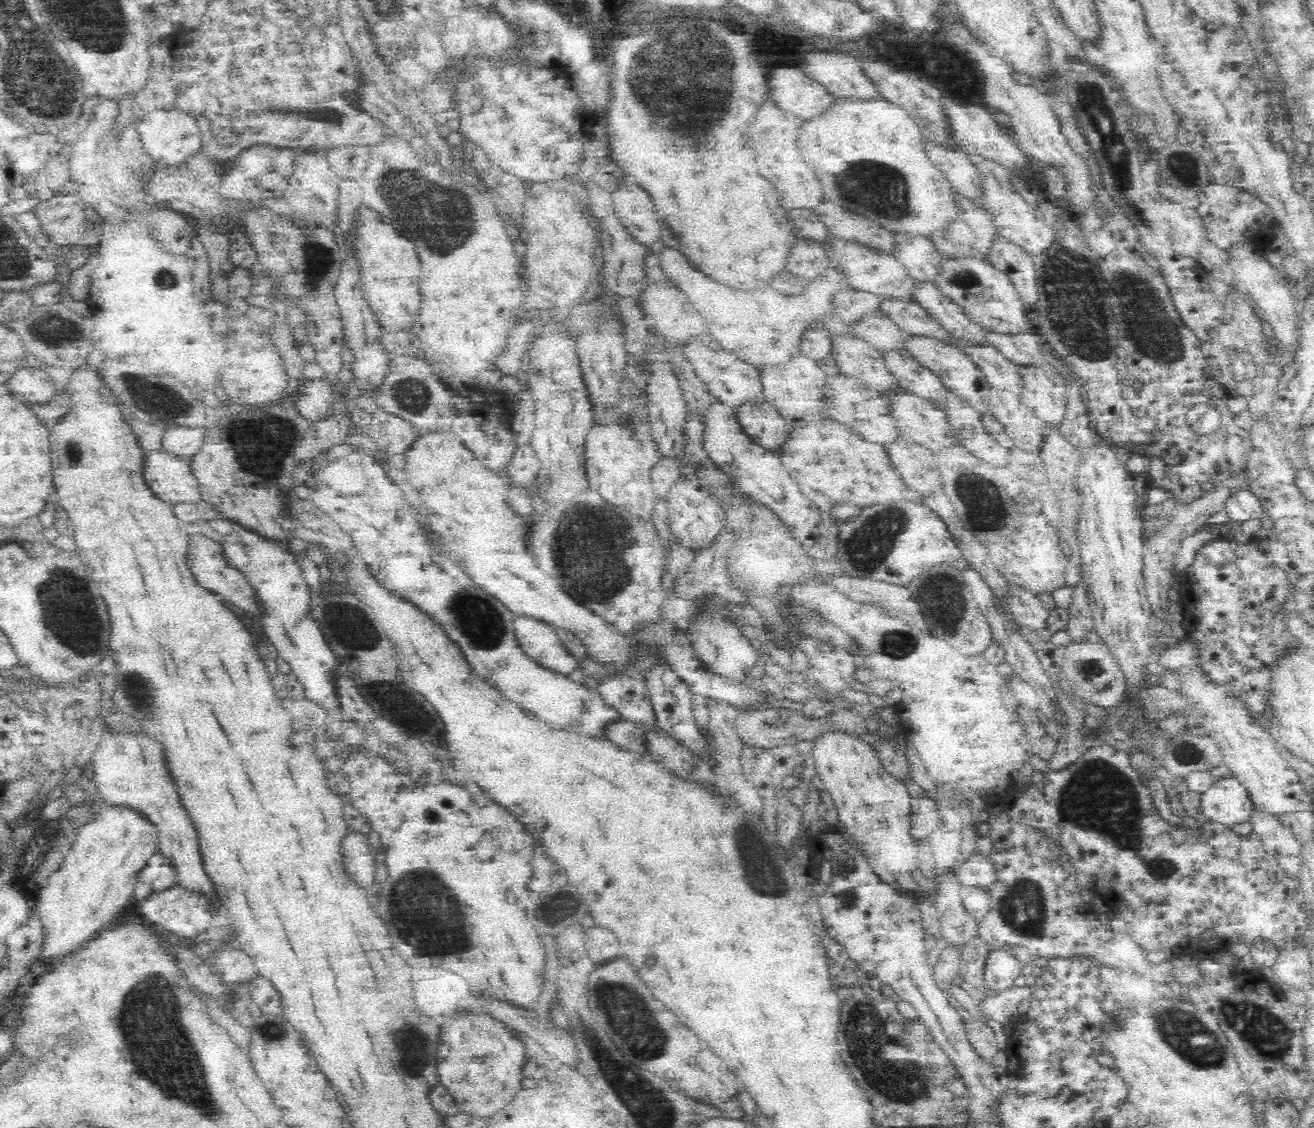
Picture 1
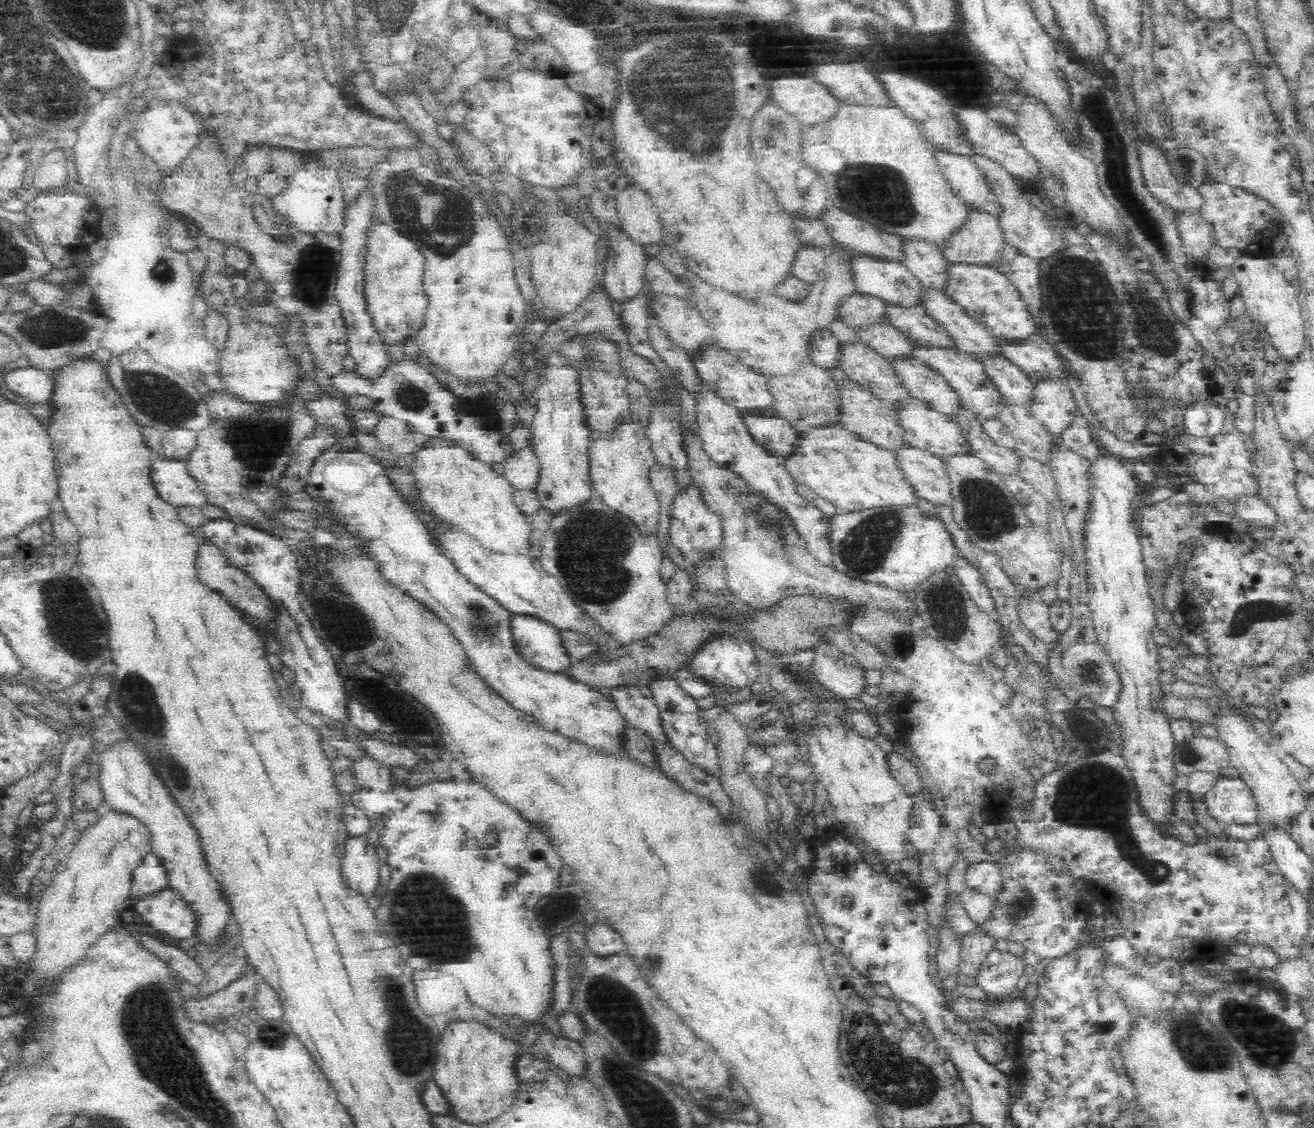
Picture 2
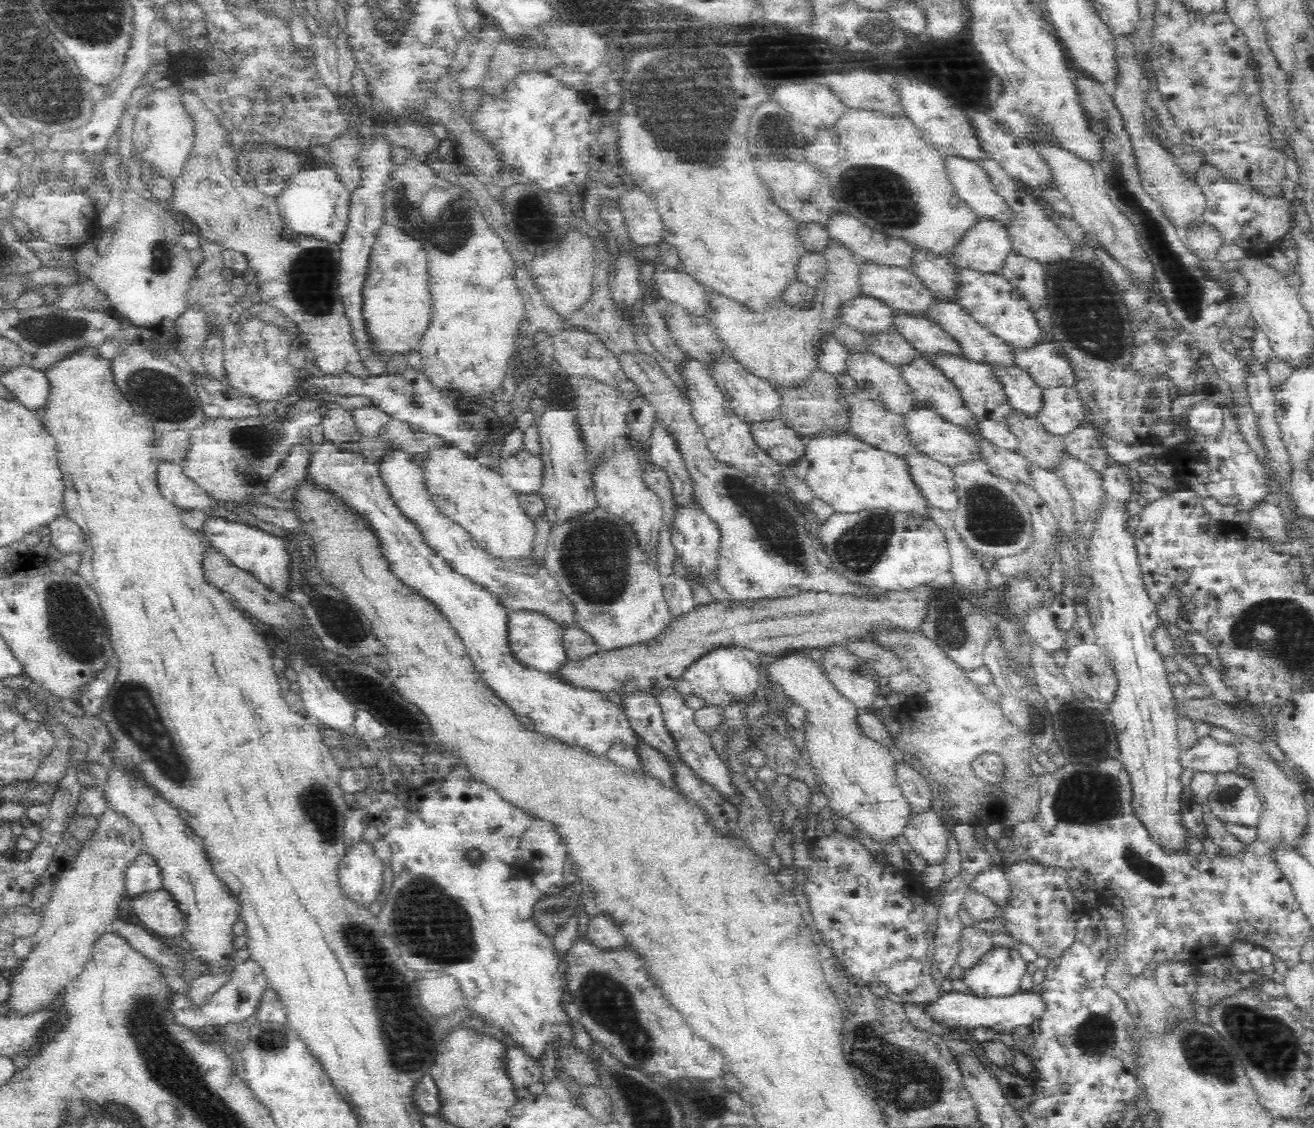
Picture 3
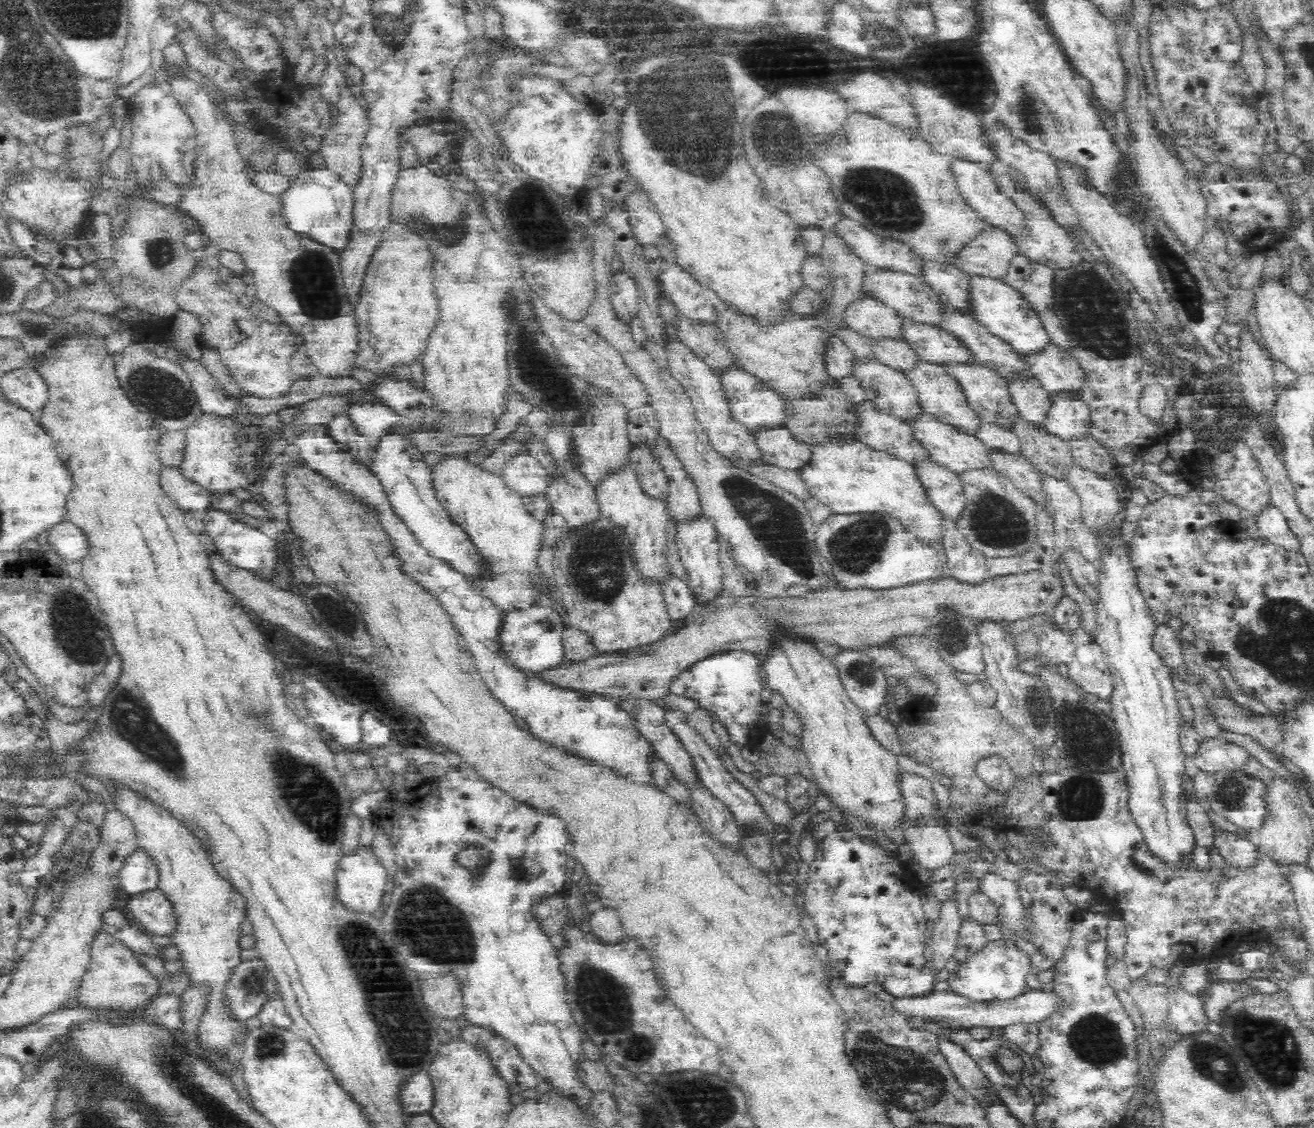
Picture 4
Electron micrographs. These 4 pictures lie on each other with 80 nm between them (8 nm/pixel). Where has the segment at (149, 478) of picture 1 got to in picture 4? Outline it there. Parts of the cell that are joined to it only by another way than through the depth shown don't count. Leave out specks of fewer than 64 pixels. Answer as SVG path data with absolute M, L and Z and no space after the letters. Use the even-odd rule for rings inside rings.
M162 466L159 483L166 498L170 498L185 512L206 512L211 508L208 491L186 478L178 466Z

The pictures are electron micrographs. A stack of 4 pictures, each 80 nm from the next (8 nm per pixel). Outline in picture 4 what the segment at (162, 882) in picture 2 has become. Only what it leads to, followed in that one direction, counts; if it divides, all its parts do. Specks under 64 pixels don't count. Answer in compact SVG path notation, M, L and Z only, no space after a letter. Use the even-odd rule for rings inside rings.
M140 847L127 859L124 867L120 870L119 878L123 899L159 889L158 868Z

